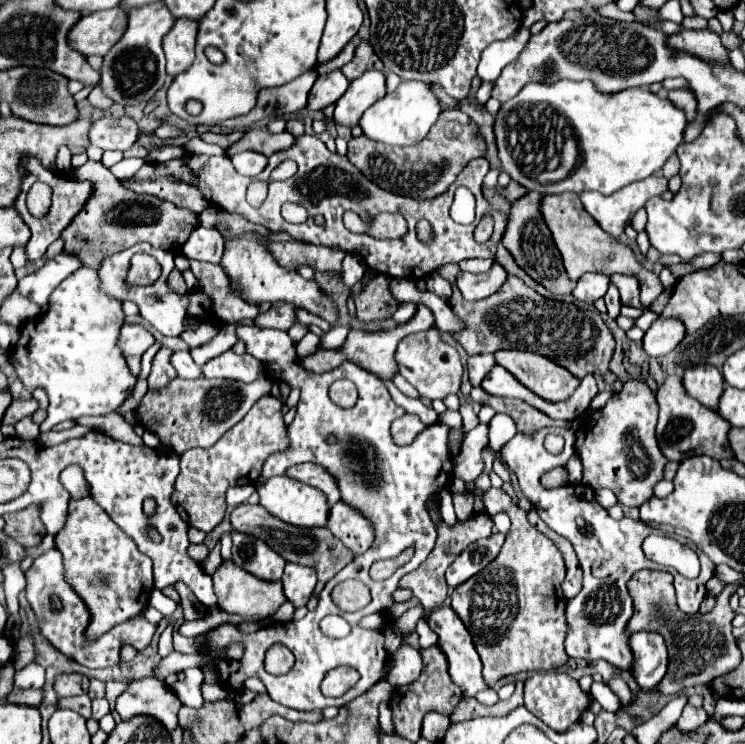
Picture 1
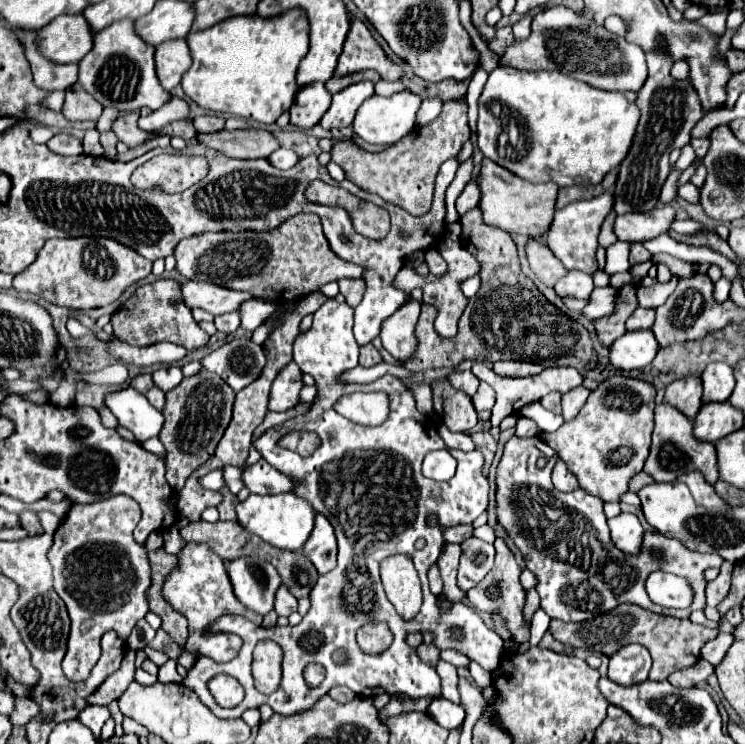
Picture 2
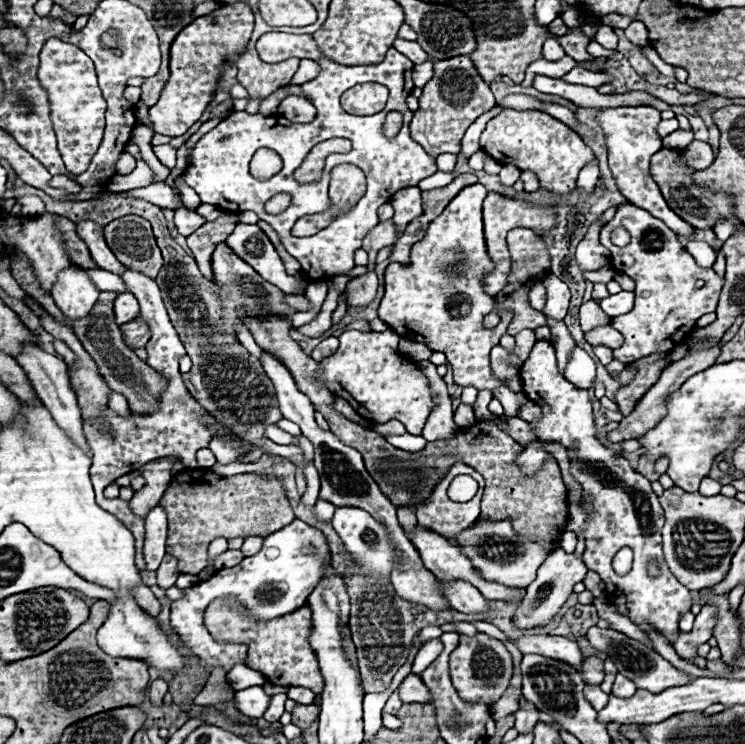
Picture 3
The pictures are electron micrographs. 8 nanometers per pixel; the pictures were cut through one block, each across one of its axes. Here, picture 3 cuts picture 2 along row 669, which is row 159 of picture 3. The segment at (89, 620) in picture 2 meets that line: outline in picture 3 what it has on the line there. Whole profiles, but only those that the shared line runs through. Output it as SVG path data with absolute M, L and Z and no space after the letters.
M52 38L44 44L40 52L38 78L50 94L52 122L58 136L58 148L62 160L72 174L82 174L88 170L92 156L96 154L105 128L106 101L98 86L97 74L92 60L74 44Z

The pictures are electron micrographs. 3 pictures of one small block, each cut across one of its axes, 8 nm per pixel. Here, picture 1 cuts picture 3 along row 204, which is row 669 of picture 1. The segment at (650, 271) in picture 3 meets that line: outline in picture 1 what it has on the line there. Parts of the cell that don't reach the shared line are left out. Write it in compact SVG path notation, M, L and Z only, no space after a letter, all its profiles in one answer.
M550 428L536 432L532 438L524 434L516 434L512 442L502 448L500 456L510 472L516 474L522 492L538 510L540 518L560 536L568 538L578 554L580 566L584 570L584 588L578 596L568 600L568 624L572 624L572 632L568 632L566 652L572 658L604 658L612 666L620 670L634 670L632 650L628 646L626 626L632 618L632 602L626 590L628 576L642 568L652 568L654 564L644 556L642 542L646 536L654 534L656 530L644 524L642 520L622 518L612 520L608 512L596 502L594 492L582 484L566 484L564 488L546 490L540 484L540 476L556 466L564 466L568 458L574 454L576 432L564 428L552 428L552 434L558 434L566 440L564 450L554 456L544 448L544 438Z

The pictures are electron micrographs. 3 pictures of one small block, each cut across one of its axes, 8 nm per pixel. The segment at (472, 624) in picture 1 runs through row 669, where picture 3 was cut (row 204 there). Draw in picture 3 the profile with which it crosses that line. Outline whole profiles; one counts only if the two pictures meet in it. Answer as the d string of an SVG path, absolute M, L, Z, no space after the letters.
M488 192L488 196L484 198L484 234L486 234L488 256L496 264L496 270L492 274L488 274L484 280L484 288L490 296L496 296L508 284L508 276L512 270L512 260L510 260L510 252L506 243L508 230L530 228L536 232L540 232L540 230L550 232L556 226L556 220L558 220L558 206L554 206L554 204L548 204L548 202L534 204L534 202L526 202L526 200L518 200L518 198L508 198L498 192Z

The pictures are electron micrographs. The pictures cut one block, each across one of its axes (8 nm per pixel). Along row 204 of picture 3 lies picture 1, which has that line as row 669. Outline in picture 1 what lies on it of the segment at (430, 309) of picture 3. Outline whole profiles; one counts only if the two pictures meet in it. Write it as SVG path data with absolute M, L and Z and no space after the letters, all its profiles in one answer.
M450 606L436 608L428 616L428 626L438 634L438 648L444 652L444 656L448 660L448 674L450 674L452 682L456 686L460 686L462 694L464 696L476 696L480 690L488 688L484 684L484 678L482 678L482 662L480 662L480 656L478 656L478 652L474 648L474 642L470 638L468 628L458 618L458 614Z

